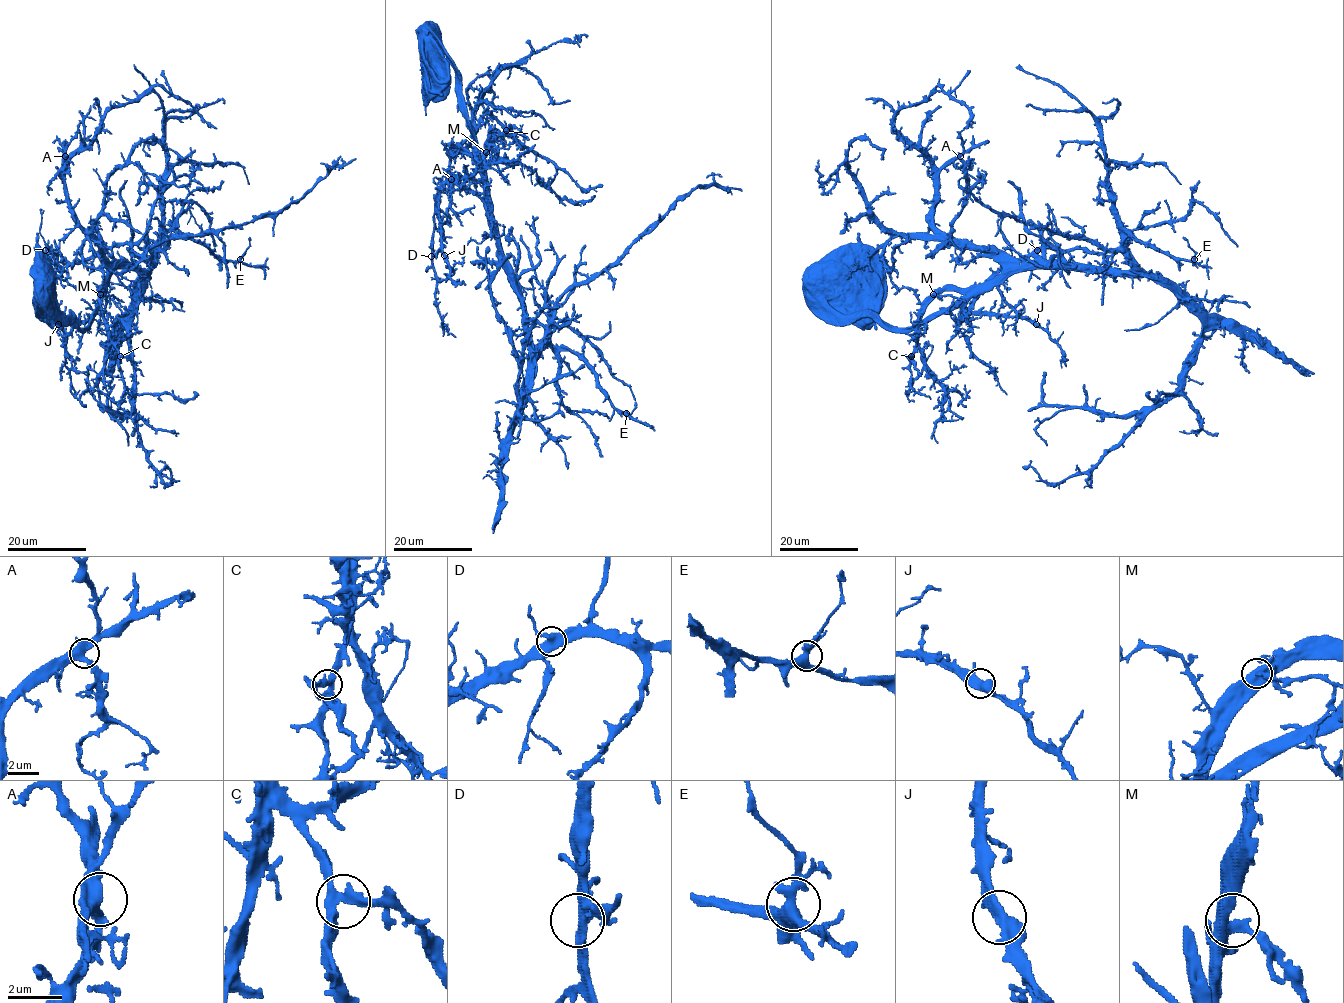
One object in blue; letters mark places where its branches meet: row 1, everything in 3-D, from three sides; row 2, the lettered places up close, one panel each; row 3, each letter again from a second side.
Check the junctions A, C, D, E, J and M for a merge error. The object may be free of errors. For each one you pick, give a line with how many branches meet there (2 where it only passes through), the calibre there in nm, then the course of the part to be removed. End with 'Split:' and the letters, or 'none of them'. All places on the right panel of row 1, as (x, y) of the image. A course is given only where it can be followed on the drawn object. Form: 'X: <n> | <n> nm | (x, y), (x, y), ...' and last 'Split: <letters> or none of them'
Split: none of them

